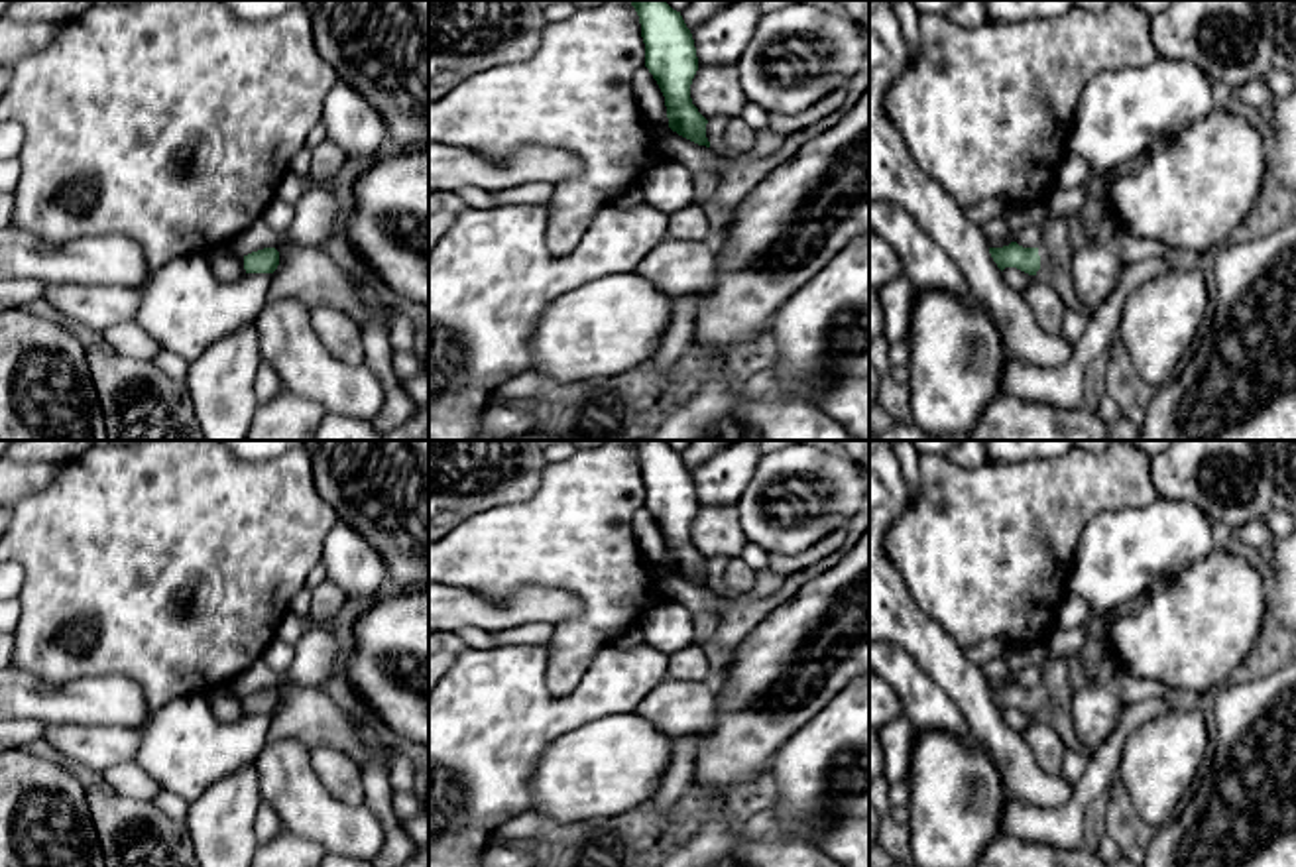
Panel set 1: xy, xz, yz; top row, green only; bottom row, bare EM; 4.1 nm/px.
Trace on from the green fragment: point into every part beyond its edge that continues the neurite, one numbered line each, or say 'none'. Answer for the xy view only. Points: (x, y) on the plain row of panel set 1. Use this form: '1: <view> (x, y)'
none

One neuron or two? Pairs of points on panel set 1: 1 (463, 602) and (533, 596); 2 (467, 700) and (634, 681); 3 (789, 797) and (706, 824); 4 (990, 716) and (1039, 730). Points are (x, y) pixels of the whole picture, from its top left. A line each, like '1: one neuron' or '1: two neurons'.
1: one neuron
2: one neuron
3: two neurons
4: two neurons

